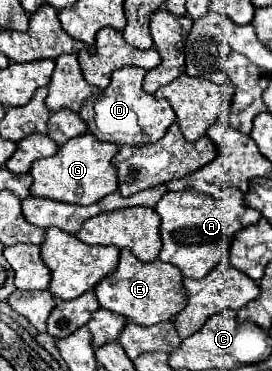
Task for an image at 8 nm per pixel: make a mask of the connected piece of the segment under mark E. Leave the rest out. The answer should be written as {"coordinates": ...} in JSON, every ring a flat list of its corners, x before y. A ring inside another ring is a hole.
{"coordinates":[[122,249,122,259,116,271,108,277,104,277,96,287,94,293,98,297,98,303,102,309,108,309,112,313,124,315,132,323,138,325,156,325,160,321,172,319,174,313,178,313,184,307,184,293,182,293,182,273,164,261,144,263,138,257,134,257,128,249]]}

